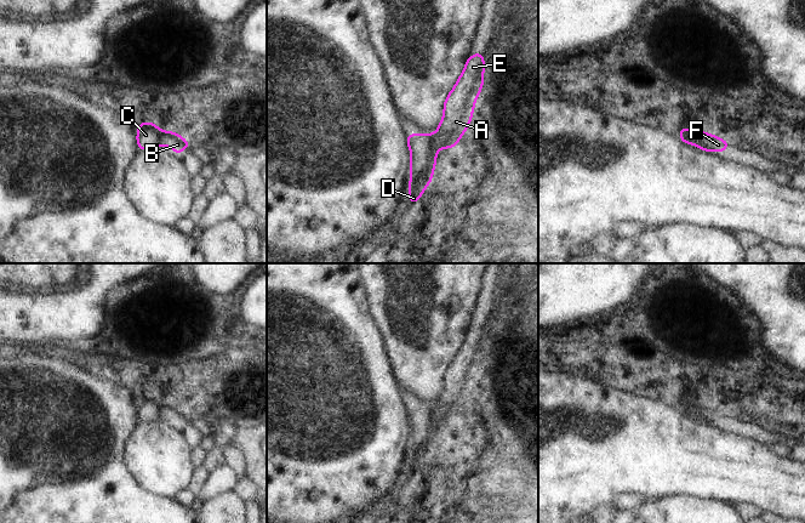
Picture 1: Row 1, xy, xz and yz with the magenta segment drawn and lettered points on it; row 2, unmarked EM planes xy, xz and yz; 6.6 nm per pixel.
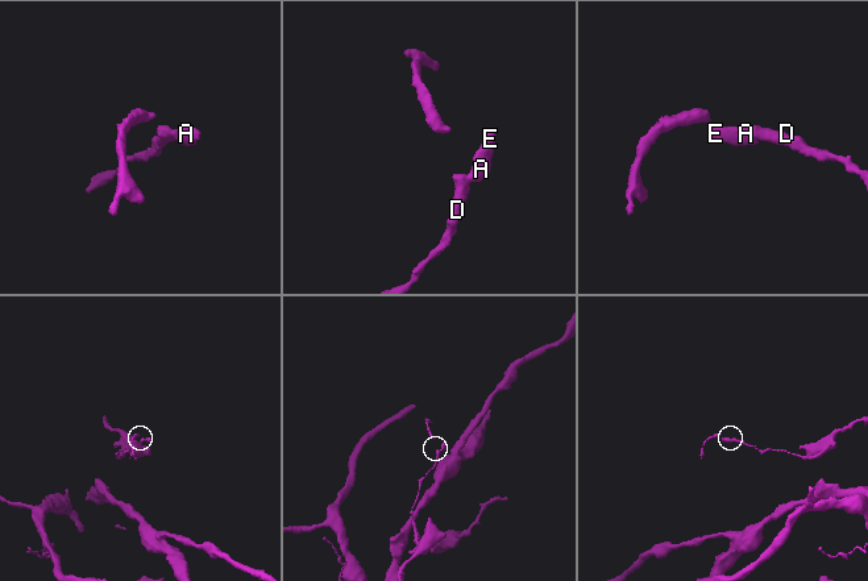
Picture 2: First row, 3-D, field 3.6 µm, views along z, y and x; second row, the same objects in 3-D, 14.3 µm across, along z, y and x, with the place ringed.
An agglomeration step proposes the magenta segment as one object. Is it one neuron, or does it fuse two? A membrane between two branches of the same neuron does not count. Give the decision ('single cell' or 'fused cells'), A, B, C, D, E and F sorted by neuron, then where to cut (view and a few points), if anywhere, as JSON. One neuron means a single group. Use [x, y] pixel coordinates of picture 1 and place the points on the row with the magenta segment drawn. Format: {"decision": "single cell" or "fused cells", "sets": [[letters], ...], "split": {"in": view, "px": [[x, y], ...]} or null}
{"decision": "fused cells", "sets": [["A", "B", "E"], ["C", "D", "F"]], "split": {"in": "yz", "px": [[679, 130], [681, 132], [690, 132], [691, 143]]}}

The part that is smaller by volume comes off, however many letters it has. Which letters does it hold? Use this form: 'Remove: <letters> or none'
Remove: A, B, E.

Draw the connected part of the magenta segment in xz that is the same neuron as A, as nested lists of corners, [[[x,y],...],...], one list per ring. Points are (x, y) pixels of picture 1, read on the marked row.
[[[475,52],[467,58],[464,68],[443,104],[443,119],[432,142],[436,149],[455,148],[468,130],[475,110],[475,100],[484,87],[485,57]]]

